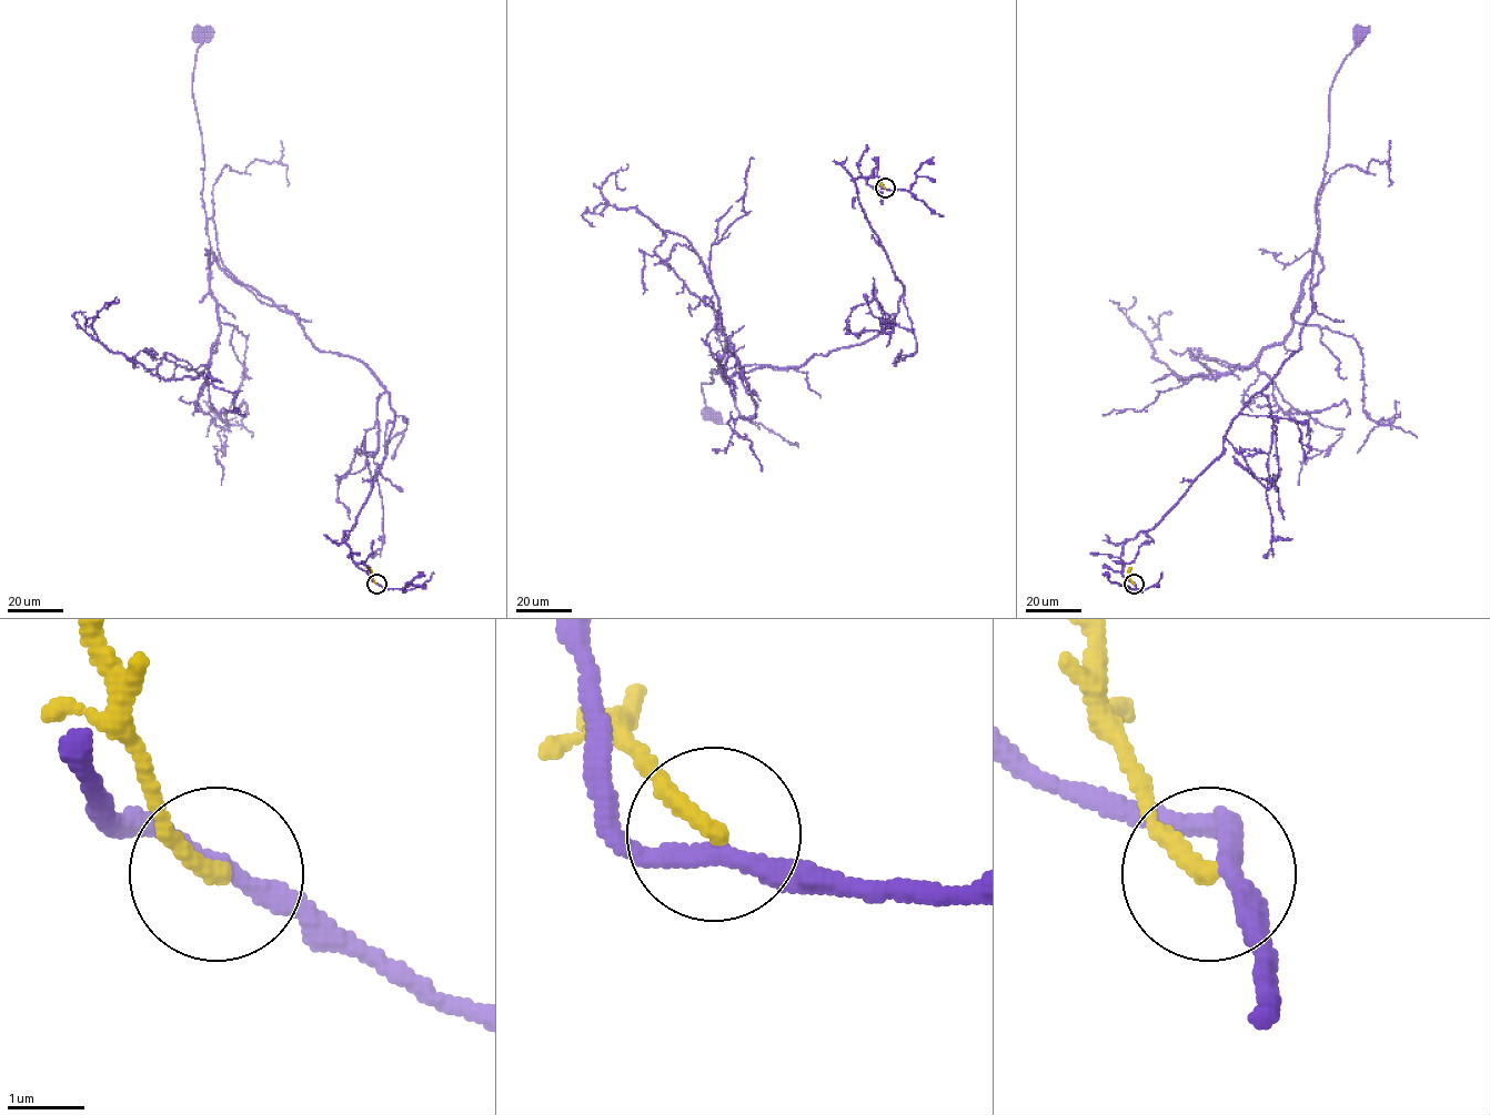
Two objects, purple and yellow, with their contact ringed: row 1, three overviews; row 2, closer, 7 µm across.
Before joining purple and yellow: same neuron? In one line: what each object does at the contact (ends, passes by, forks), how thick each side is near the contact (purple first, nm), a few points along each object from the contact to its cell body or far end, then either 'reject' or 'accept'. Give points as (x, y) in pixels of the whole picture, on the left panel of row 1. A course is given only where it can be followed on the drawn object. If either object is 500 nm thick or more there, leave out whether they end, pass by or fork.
purple passes by | yellow ends | 240/240 nm | purple via (376, 584), (345, 539), (388, 449), (389, 393), (211, 251), (199, 34) | yellow via (376, 584), (368, 567) | reject

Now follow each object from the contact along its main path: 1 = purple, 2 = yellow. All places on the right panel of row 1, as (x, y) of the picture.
1: (1134, 584), (1126, 541), (1221, 453), (1230, 422), (1300, 347), (1322, 265), (1330, 88), (1359, 34)
2: (1134, 584), (1129, 567)

